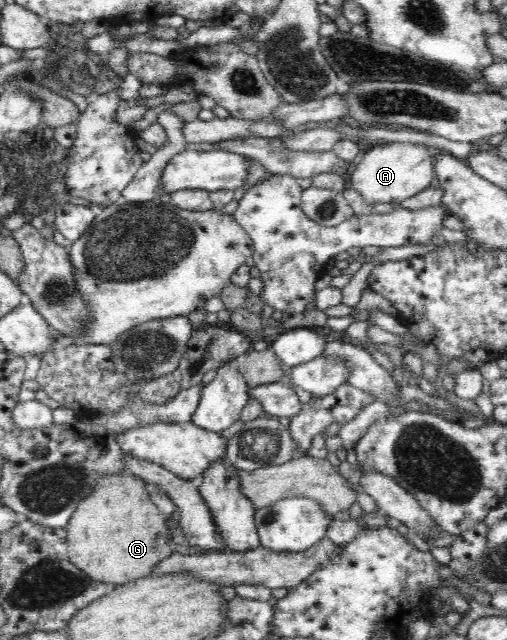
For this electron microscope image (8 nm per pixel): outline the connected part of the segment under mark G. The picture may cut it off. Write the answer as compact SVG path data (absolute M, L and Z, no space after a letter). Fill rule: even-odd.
M134 473L111 474L97 478L92 492L78 504L78 510L70 518L67 536L69 559L90 579L101 583L123 585L133 580L148 577L151 570L174 552L171 531L166 525L166 517L152 503L145 482Z

